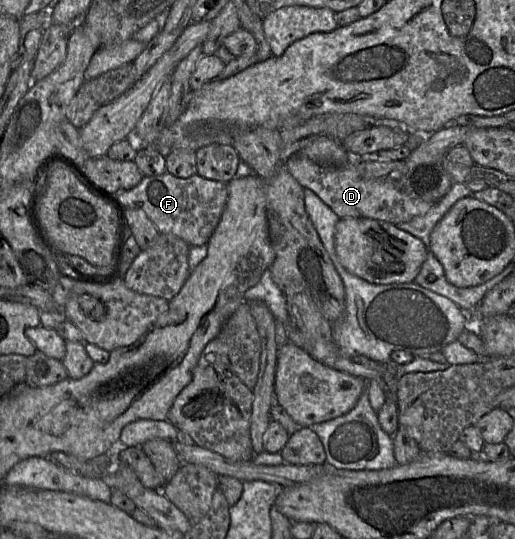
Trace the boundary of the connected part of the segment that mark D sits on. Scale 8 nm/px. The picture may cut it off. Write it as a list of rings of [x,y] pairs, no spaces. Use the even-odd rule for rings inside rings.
[[[294,153],[283,166],[304,188],[312,190],[325,202],[340,218],[372,218],[386,221],[392,224],[408,222],[414,217],[425,214],[434,203],[411,197],[402,192],[397,182],[380,182],[363,178],[357,171],[357,163],[360,159],[354,159],[346,166],[334,167],[319,165],[309,159],[304,153]]]

